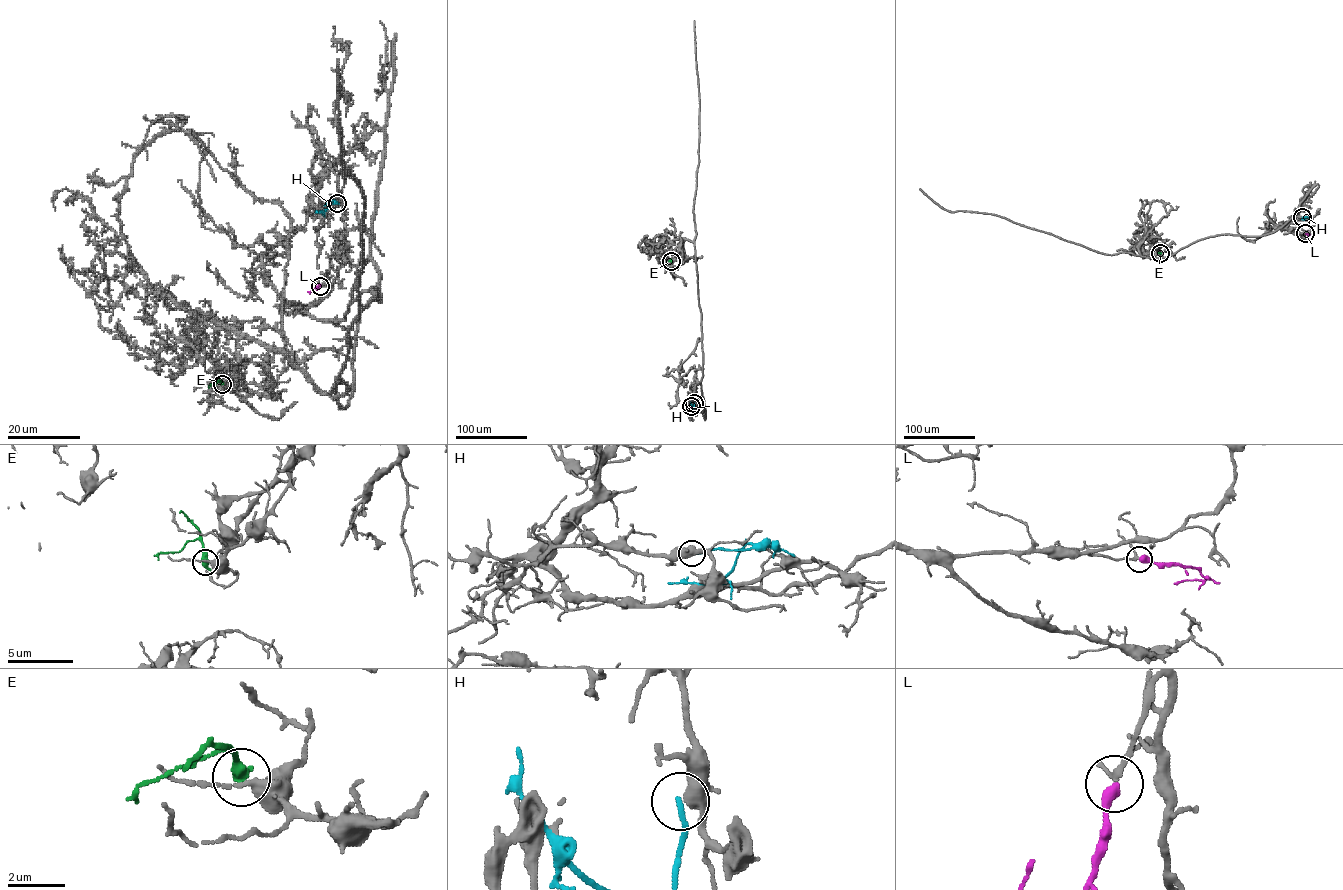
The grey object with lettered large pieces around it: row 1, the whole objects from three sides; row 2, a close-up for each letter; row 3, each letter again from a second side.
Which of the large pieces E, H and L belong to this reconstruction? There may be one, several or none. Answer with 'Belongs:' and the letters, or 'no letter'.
Belongs: L

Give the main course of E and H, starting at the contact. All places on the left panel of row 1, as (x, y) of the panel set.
E: (222, 384), (219, 381), (209, 387)
H: (337, 204), (330, 202), (323, 212), (316, 212)

